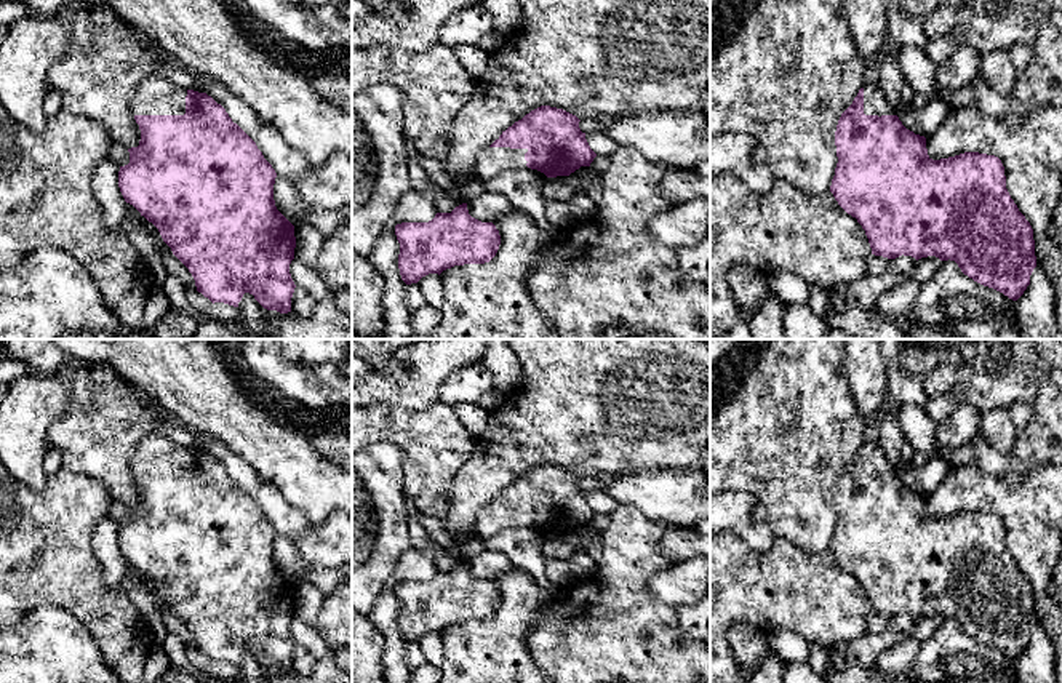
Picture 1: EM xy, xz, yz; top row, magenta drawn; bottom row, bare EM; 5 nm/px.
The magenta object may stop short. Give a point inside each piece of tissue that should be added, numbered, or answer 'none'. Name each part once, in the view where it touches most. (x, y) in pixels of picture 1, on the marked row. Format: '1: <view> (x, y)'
1: xy (155, 95)

